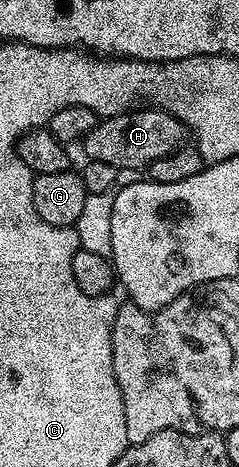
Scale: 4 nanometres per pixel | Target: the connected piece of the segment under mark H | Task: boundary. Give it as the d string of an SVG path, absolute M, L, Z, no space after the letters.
M145 106L142 112L125 110L120 114L110 114L98 119L95 130L91 130L83 141L85 156L90 160L110 163L115 168L135 167L148 169L155 158L170 156L187 140L185 123L164 109L156 106Z

